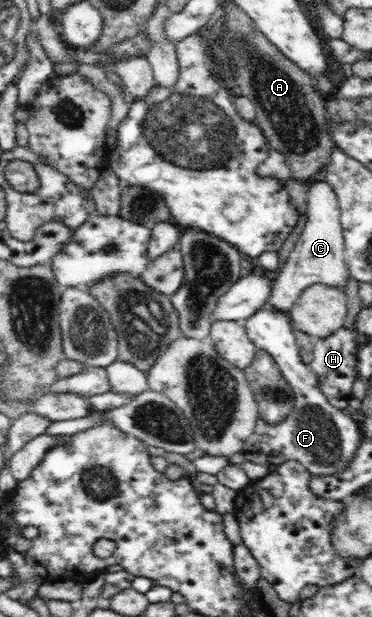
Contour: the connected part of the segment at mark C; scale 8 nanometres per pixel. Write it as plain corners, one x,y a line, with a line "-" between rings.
330,182
312,184
310,192
307,193
306,202
306,226
300,234
300,240
296,242
284,267
280,270
267,300
268,303
275,305
277,309
283,309
284,312
292,308
302,291
308,286
324,284
343,287
350,278
349,267
345,261
345,244
340,220
341,209
336,190
331,187

